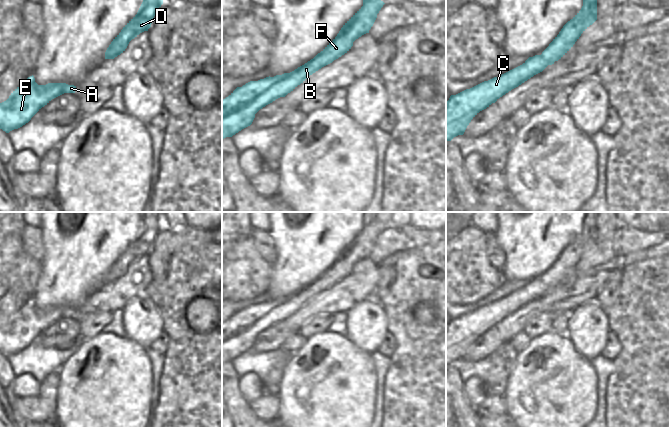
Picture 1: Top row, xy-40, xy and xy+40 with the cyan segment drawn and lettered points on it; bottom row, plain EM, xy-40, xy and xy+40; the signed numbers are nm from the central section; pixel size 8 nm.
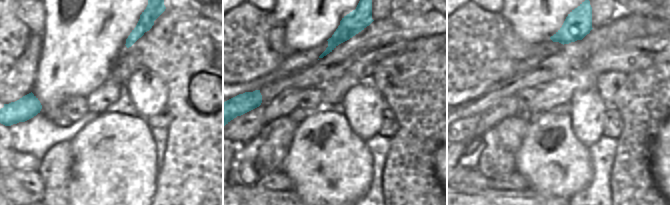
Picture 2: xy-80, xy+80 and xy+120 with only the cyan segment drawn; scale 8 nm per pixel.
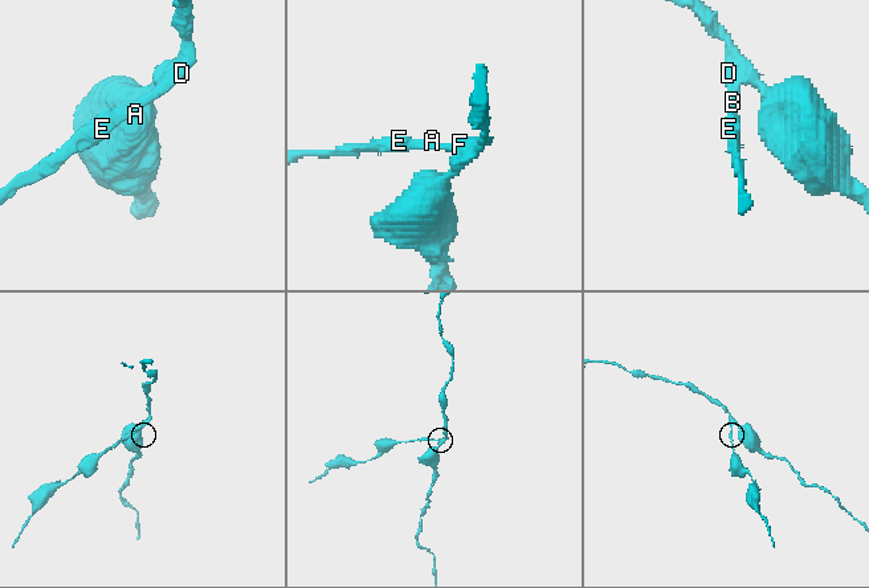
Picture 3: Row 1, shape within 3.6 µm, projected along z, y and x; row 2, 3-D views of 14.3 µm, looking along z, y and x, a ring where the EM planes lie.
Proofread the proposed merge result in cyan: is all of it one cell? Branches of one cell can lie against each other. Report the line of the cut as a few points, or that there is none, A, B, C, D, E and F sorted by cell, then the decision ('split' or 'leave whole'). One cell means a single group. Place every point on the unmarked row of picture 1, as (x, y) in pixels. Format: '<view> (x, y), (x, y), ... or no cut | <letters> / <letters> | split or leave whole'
xy (315, 280), (327, 280), (332, 285) | A B C E / D F | split

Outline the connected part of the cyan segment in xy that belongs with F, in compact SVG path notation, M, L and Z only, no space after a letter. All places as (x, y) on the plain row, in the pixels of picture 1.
M363 212L363 230L343 249L337 260L316 281L328 281L334 285L347 277L356 263L369 257L377 242L377 238L385 228L375 220L376 214L377 212Z

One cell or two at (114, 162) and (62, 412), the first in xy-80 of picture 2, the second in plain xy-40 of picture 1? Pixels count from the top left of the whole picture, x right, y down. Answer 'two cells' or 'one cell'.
one cell

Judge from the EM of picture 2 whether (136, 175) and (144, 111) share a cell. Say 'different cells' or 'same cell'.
different cells

